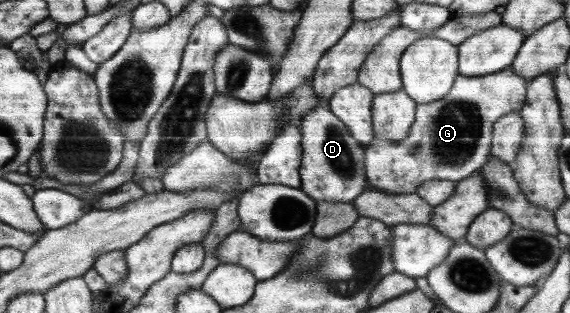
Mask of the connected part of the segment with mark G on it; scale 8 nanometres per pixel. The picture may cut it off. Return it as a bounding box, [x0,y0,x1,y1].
[365,68,529,194]

